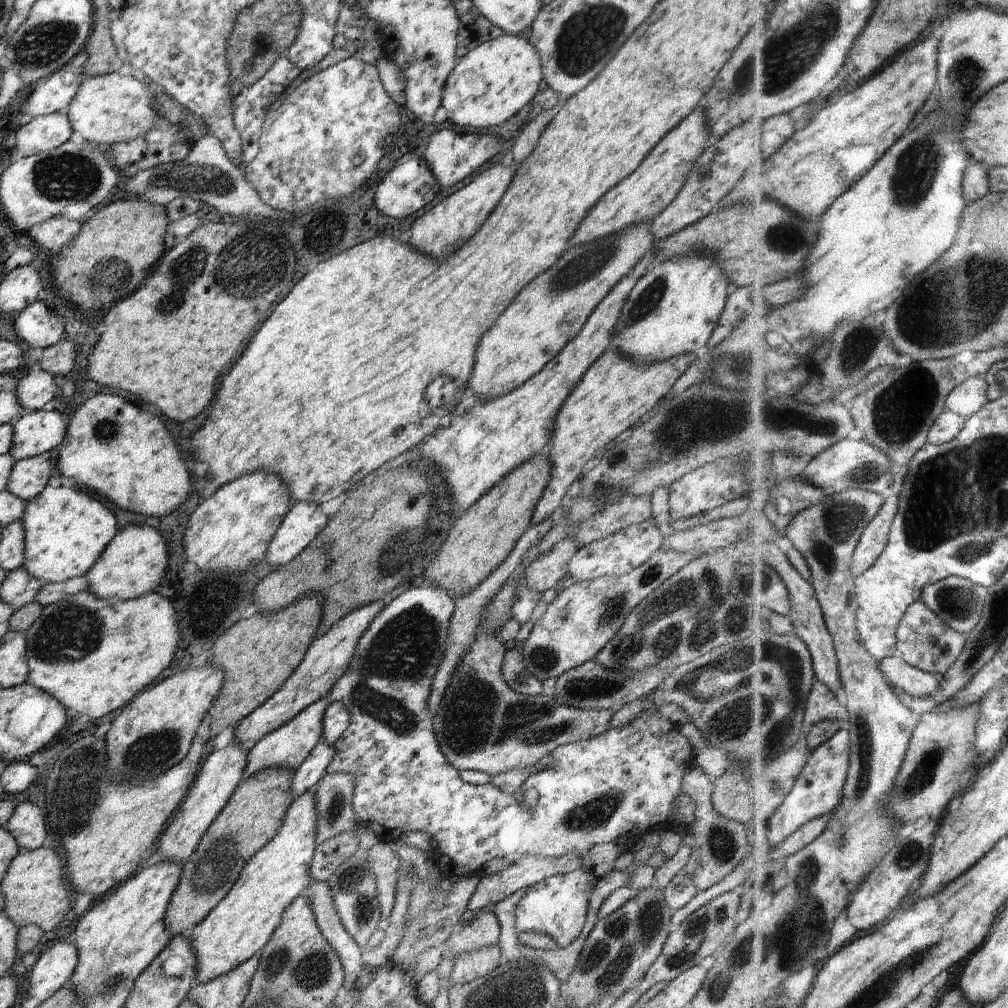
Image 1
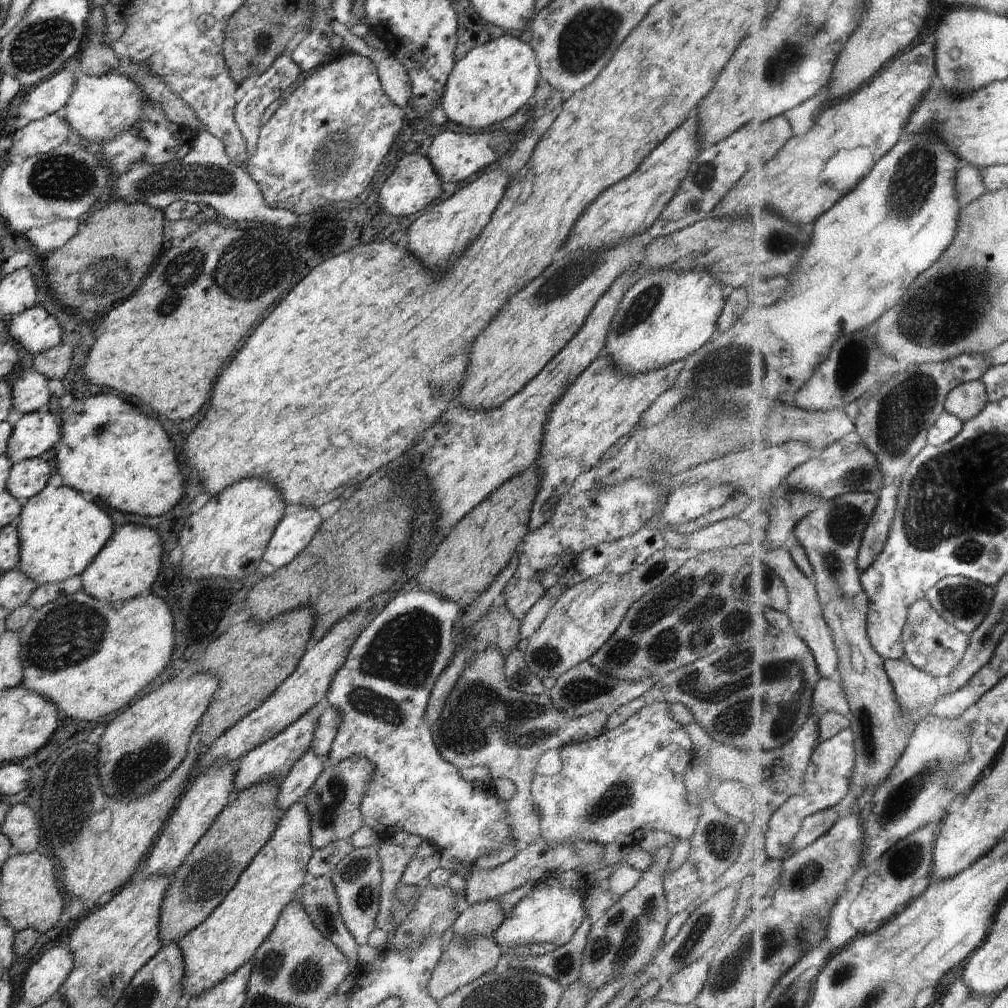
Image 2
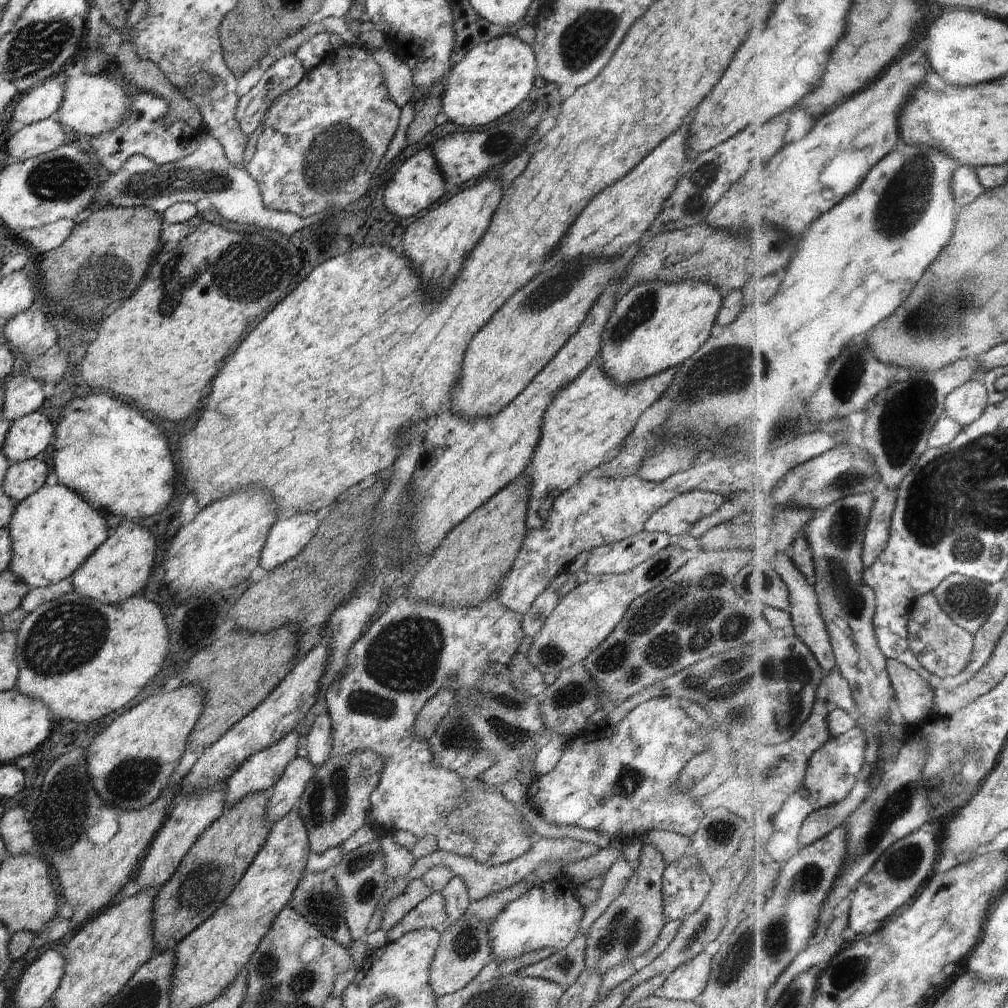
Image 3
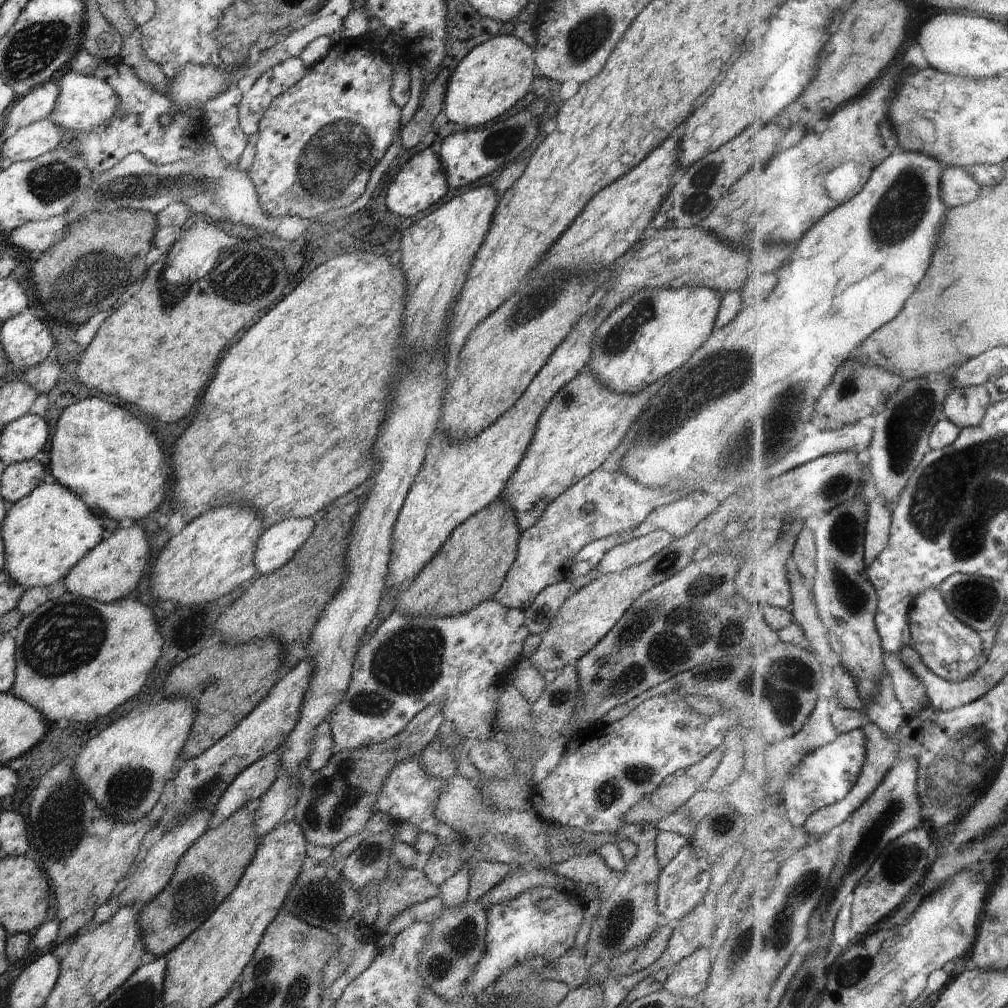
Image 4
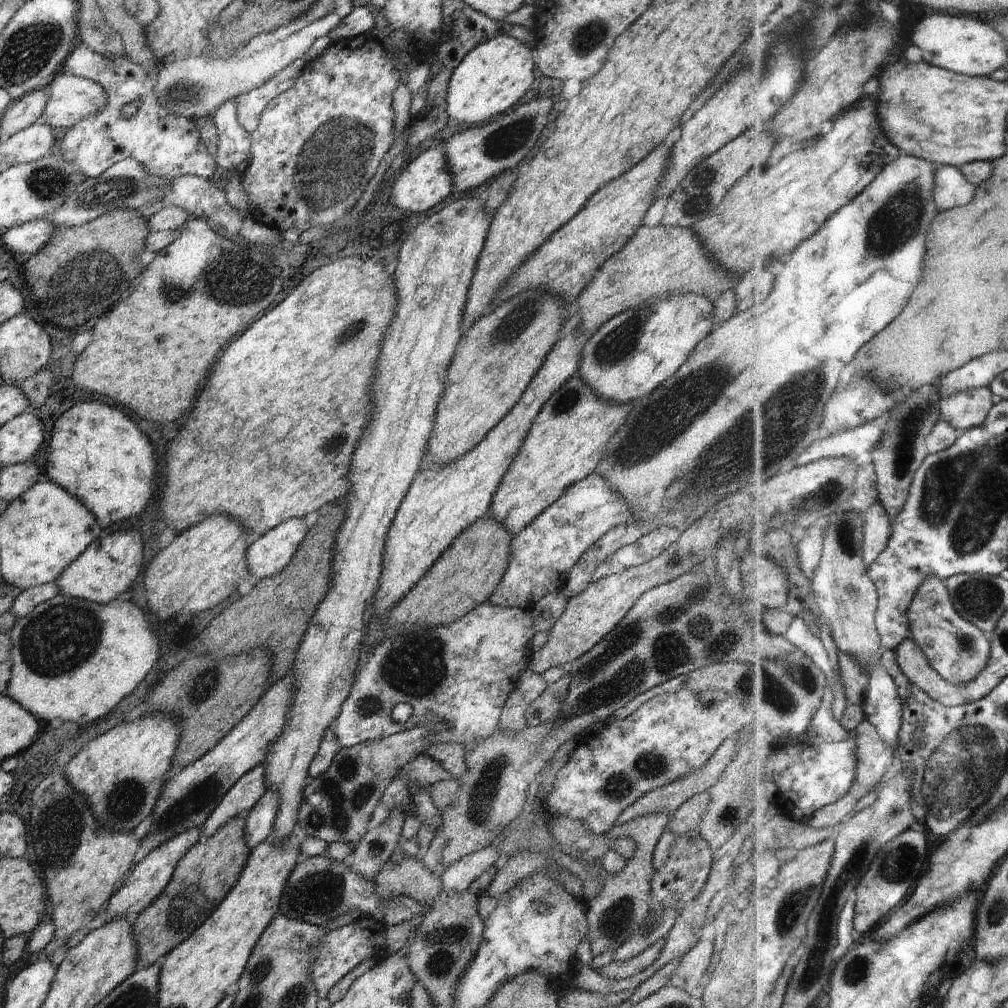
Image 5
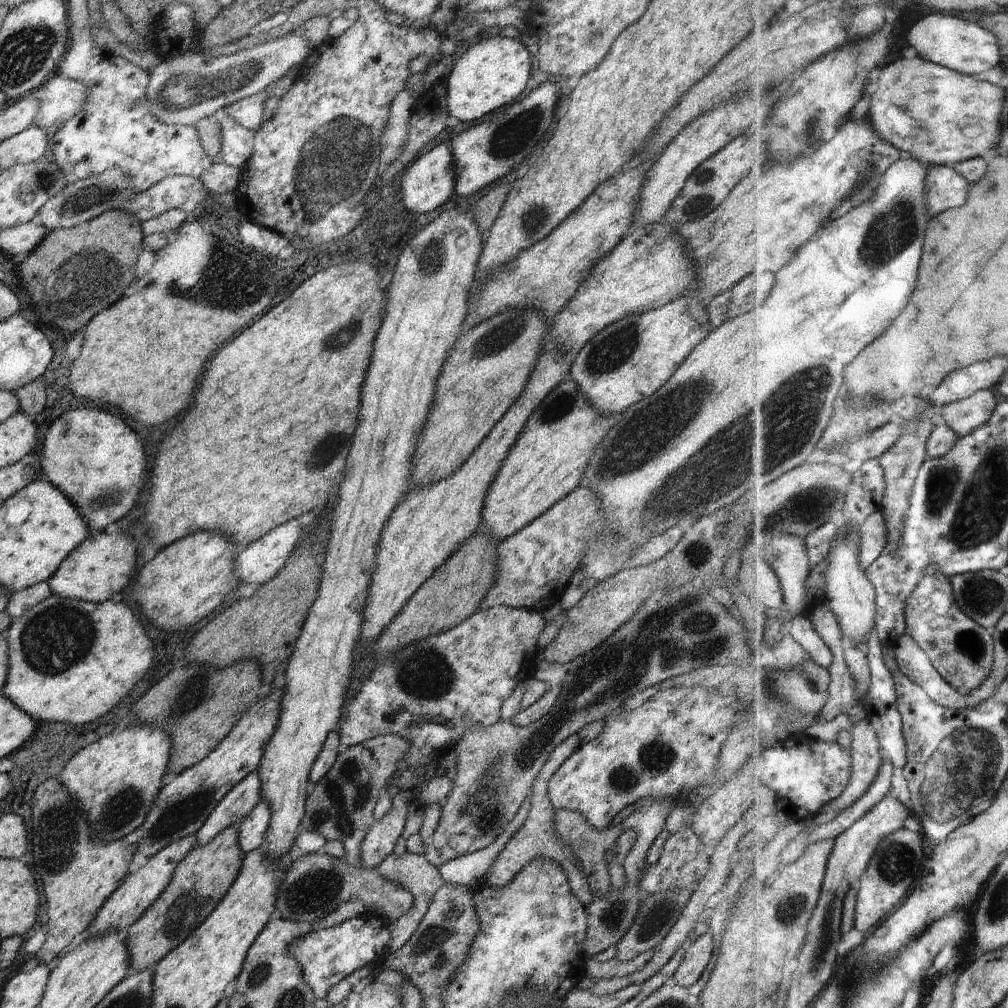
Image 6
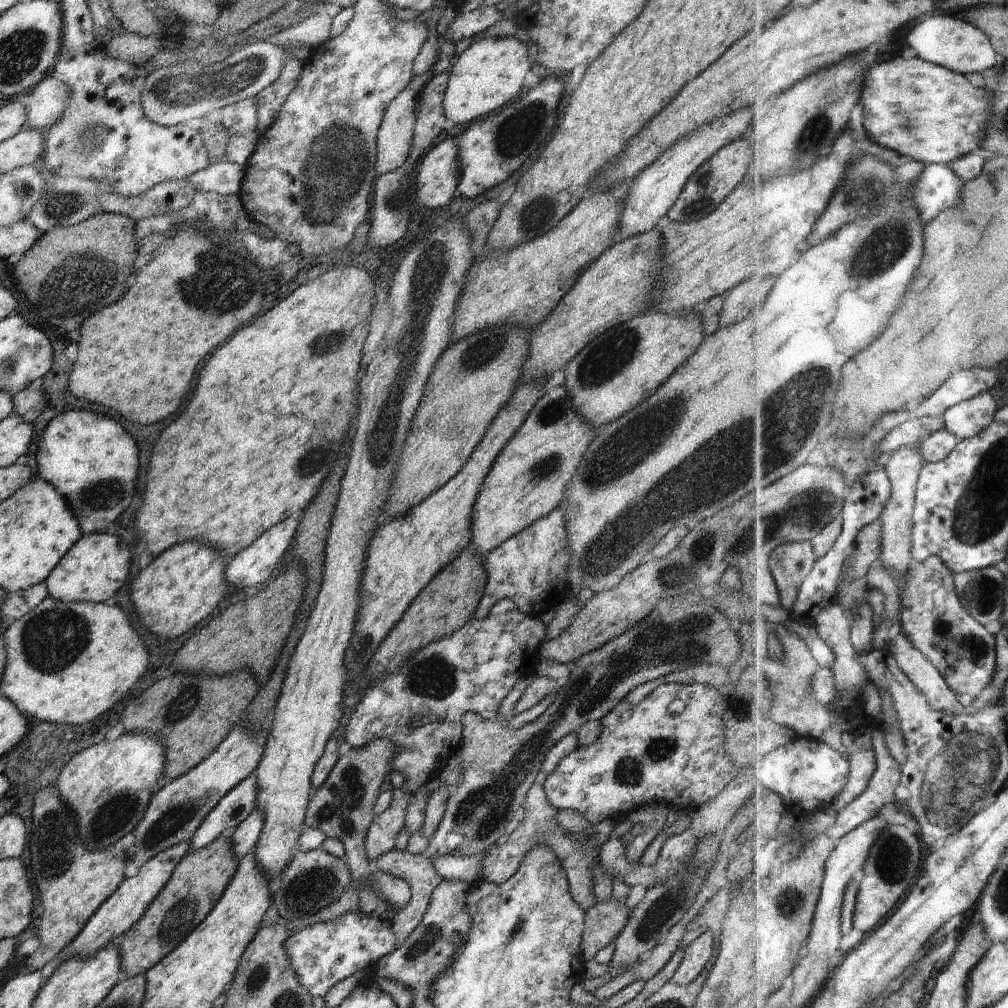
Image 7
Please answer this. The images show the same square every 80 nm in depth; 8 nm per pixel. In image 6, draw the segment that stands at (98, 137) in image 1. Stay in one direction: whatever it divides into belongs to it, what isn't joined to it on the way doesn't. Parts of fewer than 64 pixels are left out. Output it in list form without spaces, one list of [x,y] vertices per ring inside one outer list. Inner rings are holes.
[[[54,74],[22,98],[36,99],[39,102],[33,124],[51,131],[62,126],[81,109],[88,93],[85,84]]]

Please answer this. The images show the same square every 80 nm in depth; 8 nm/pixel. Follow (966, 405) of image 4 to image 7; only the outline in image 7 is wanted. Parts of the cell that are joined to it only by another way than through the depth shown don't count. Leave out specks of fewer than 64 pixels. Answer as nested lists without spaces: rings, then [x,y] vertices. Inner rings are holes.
[[[986,391],[948,409],[944,419],[948,428],[963,441],[980,436],[997,419],[998,411],[996,398]]]

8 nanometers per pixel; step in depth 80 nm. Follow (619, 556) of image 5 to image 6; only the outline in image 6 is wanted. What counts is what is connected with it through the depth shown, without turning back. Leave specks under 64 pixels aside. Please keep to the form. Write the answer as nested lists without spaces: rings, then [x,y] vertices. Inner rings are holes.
[[[676,524],[662,534],[653,536],[637,549],[635,556],[629,560],[628,567],[642,566],[661,559],[680,542],[682,535],[682,530]]]

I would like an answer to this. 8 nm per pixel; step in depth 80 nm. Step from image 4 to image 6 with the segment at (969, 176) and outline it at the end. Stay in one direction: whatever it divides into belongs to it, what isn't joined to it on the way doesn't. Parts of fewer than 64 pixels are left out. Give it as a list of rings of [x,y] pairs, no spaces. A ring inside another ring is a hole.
[[[953,165],[932,166],[927,180],[927,201],[931,216],[964,206],[968,202],[970,185]]]

